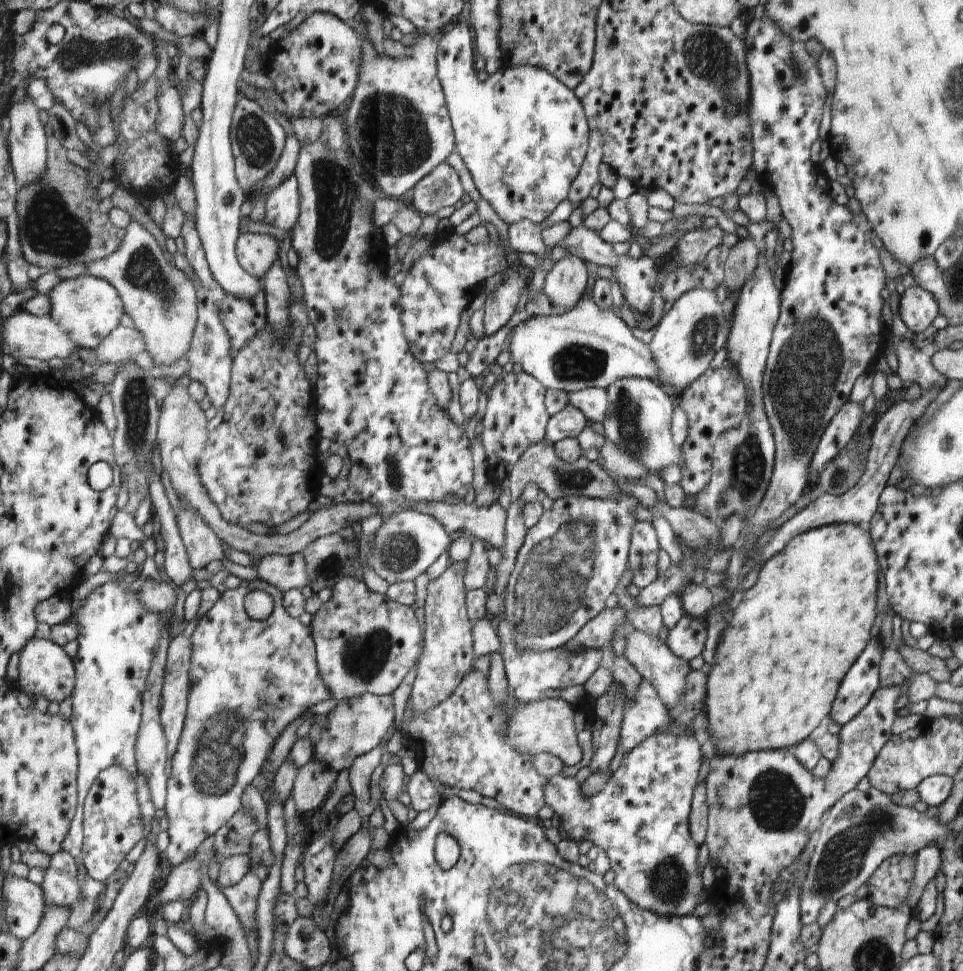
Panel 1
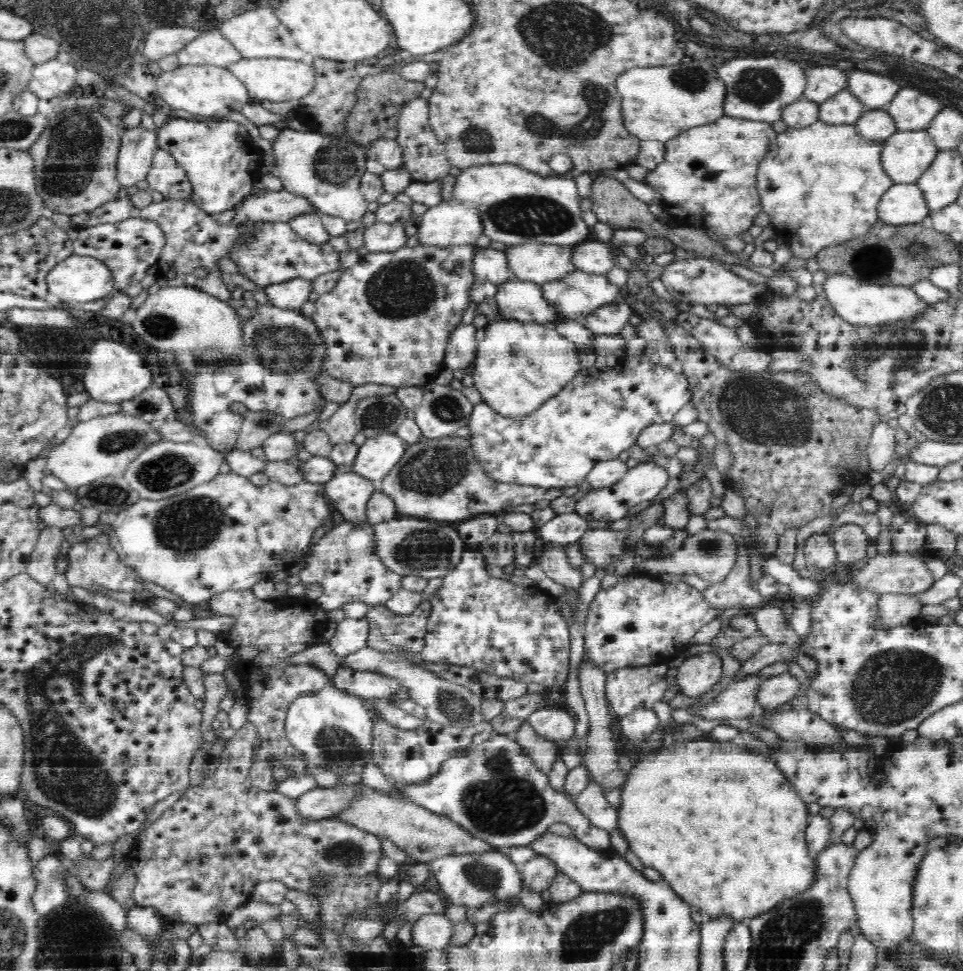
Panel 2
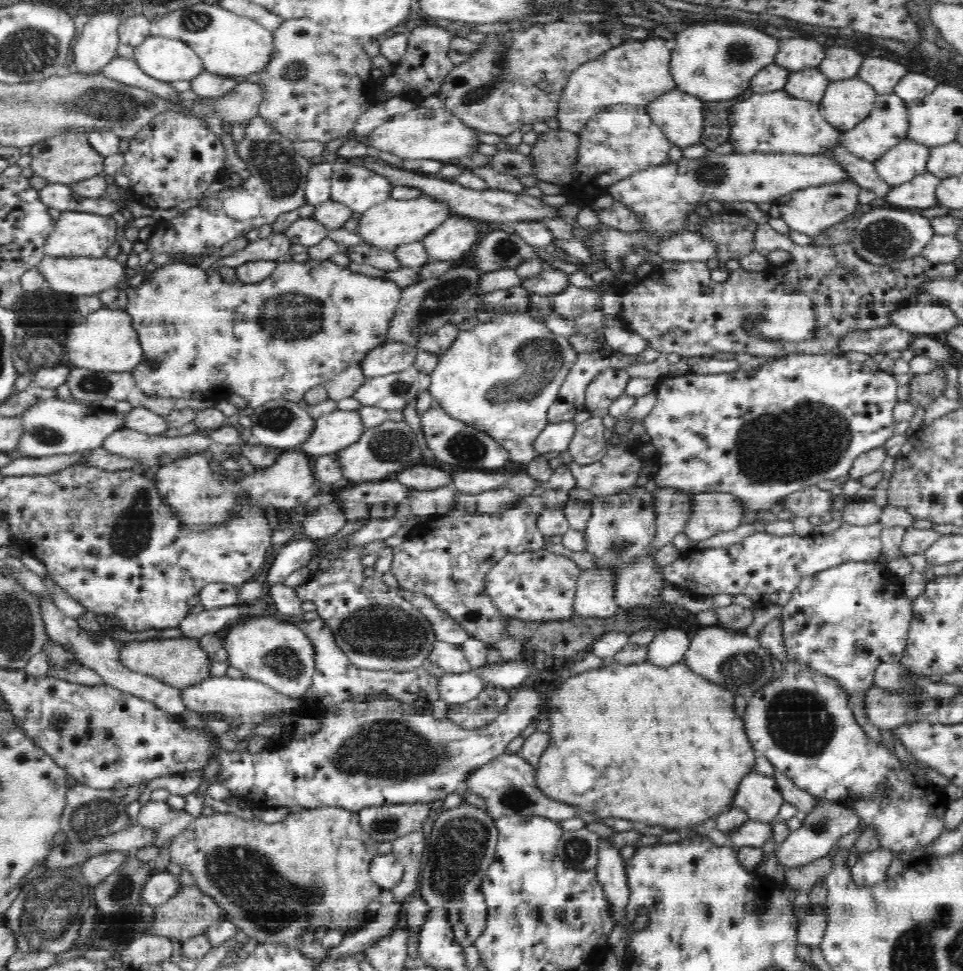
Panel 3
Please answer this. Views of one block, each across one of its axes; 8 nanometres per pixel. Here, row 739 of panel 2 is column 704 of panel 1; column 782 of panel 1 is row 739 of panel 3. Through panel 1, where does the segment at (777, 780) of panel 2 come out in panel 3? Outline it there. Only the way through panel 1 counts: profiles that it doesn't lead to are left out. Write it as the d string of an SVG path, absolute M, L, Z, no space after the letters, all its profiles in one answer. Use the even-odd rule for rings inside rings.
M648 659L632 664L614 661L598 669L573 674L560 683L546 707L550 744L535 770L538 789L555 803L582 806L604 818L648 818L652 820L650 824L660 824L662 818L666 818L668 822L662 826L670 830L700 826L708 818L732 807L740 780L757 768L757 754L745 732L745 722L735 708L735 699L726 688L694 674L683 661L666 668L652 665ZM614 774L620 782L620 792L610 792L610 788L602 786L602 798L576 798L592 790L600 776L610 776L612 780Z

